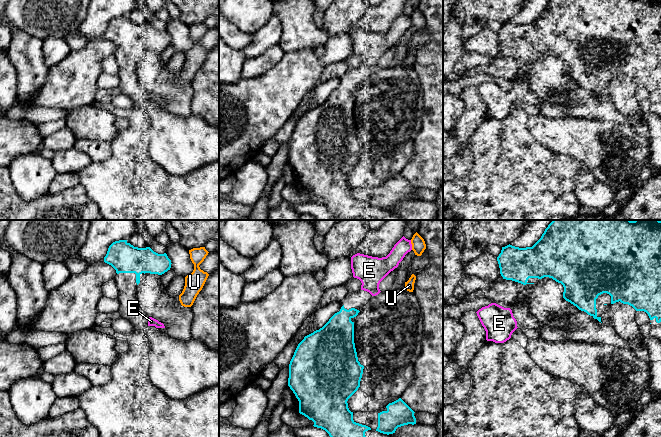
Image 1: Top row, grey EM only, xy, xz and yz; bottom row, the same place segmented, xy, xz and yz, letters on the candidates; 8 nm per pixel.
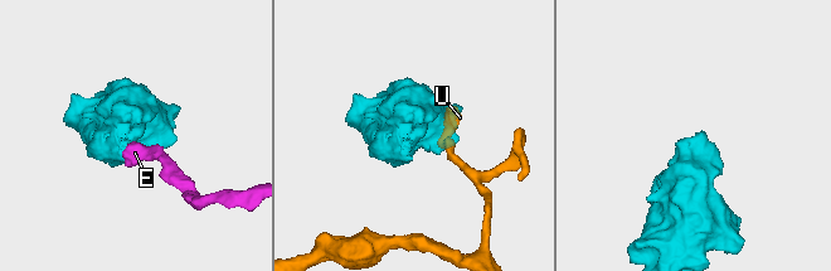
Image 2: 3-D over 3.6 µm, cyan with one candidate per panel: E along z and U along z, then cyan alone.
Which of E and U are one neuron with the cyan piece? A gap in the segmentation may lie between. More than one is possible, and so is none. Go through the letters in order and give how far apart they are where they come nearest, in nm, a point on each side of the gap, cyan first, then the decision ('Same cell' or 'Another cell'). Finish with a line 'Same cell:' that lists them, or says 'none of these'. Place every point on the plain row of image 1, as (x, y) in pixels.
E: Distance 160 nm. Across: xz (354, 84), (361, 65). Same cell
U: Distance 140 nm. Across: xy (169, 45), (185, 53). Another cell
Same cell: E

